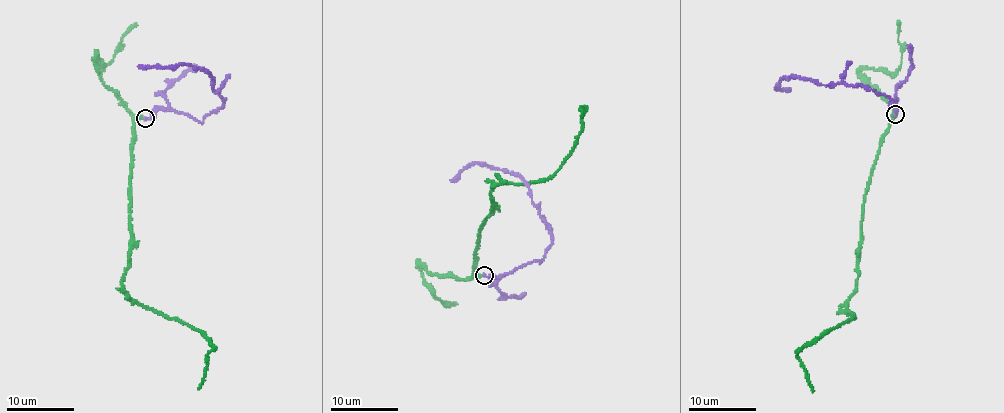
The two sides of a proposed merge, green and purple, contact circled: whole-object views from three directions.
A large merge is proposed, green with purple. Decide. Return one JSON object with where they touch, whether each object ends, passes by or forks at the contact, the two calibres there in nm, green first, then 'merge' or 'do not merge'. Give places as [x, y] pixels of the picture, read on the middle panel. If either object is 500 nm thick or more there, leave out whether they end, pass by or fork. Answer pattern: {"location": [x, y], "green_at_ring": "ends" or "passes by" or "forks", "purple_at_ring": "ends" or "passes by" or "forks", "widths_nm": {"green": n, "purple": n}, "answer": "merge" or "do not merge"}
{"location": [484, 275], "green_at_ring": "ends", "purple_at_ring": "ends", "widths_nm": {"green": 360, "purple": 320}, "answer": "do not merge"}

